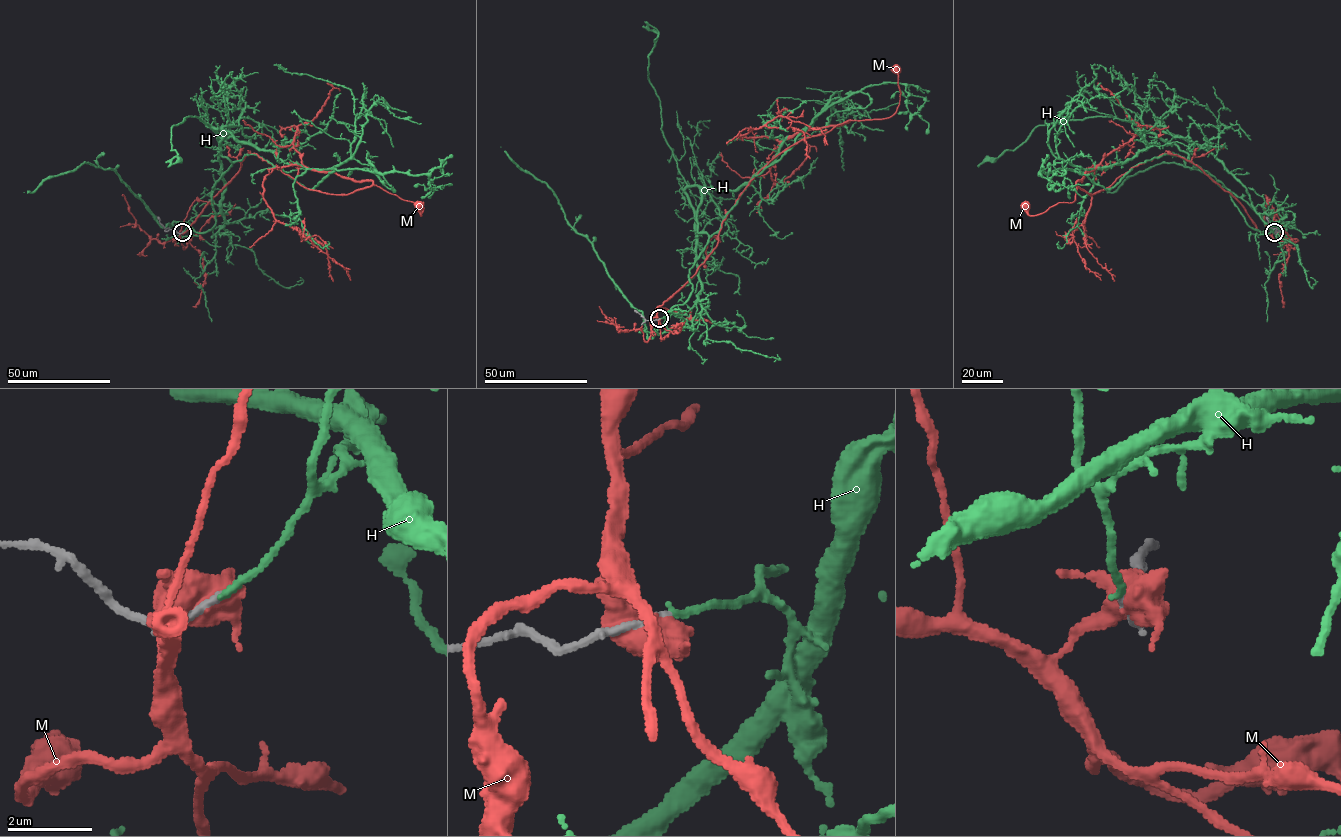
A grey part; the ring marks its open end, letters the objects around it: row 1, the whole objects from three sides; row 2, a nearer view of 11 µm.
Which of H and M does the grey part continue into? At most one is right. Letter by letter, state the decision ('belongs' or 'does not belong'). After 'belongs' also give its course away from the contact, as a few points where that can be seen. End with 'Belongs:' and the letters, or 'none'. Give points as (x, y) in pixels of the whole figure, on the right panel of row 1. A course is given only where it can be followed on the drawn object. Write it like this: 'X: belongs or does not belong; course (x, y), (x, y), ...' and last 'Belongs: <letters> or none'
H: belongs; course (1275, 232), (1252, 228), (1220, 182), (1153, 133), (1124, 163), (1064, 162), (1063, 110), (1106, 71)
M: does not belong
Belongs: H

